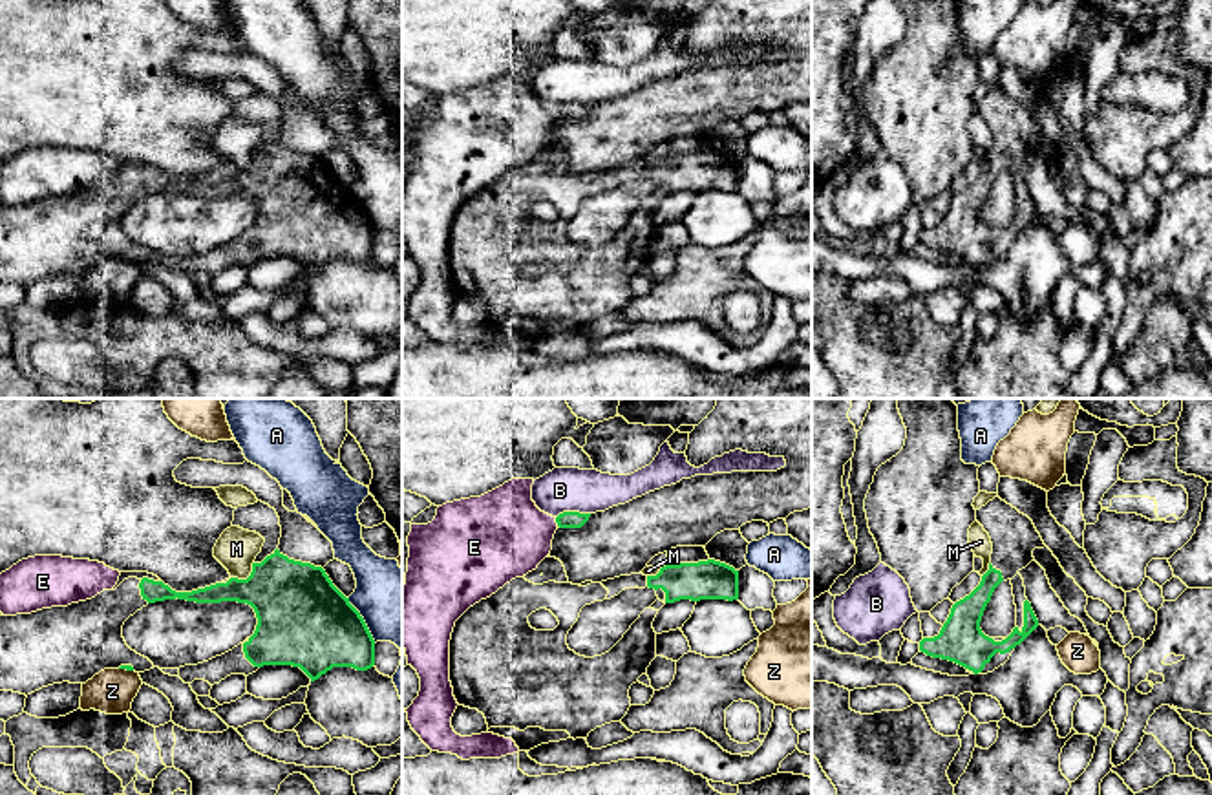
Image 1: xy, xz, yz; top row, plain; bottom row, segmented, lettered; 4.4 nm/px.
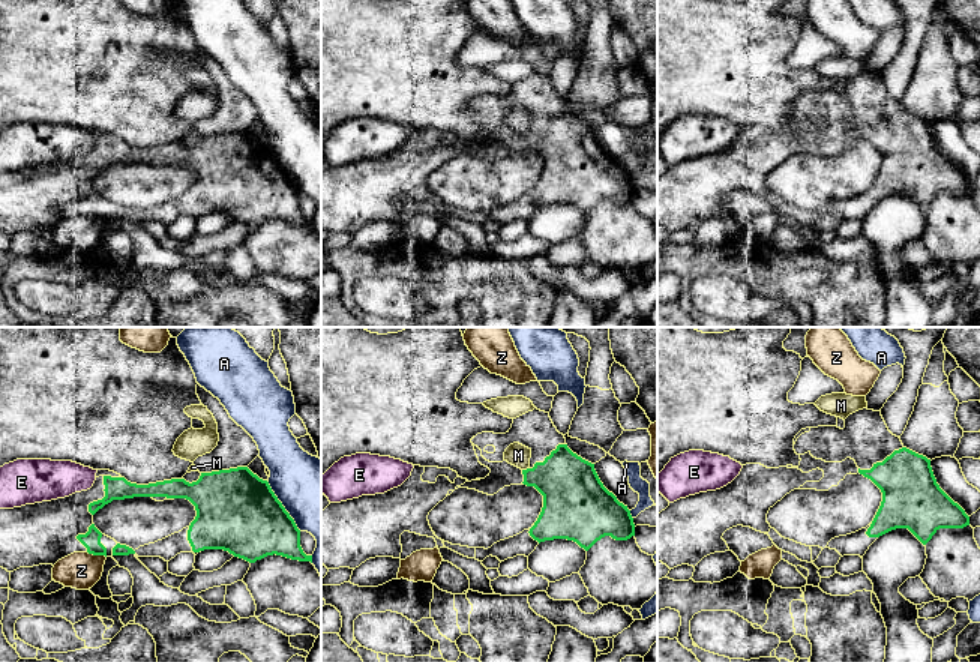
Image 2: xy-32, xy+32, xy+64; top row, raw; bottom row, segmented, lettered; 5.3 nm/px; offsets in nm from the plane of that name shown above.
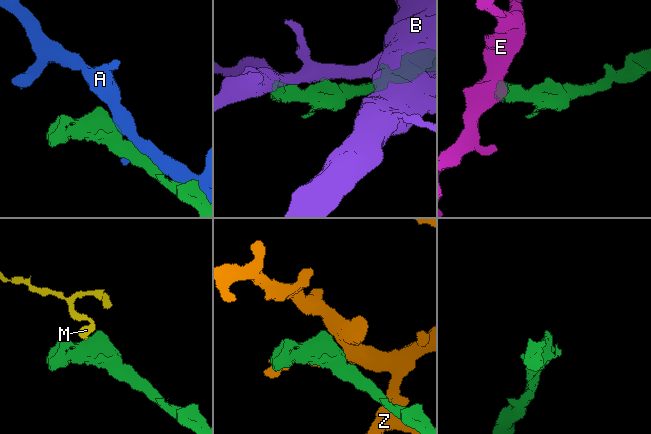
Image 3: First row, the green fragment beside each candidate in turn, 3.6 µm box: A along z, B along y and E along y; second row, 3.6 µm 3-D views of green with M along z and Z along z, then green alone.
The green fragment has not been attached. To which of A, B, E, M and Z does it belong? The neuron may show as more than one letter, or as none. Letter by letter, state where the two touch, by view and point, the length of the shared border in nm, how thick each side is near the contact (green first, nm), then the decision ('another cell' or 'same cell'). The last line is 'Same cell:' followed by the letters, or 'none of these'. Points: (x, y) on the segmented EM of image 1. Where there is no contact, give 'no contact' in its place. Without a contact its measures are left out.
A: xy (362, 620) | 240 nm | 400/340 nm | another cell
B: xz (573, 512) | 150 nm | 80/190 nm | another cell
E: xz (556, 521) | 40 nm | 80/380 nm | another cell
M: xy (247, 578) | 130 nm | 360/180 nm | another cell
Z: xy (127, 669) | 70 nm | 30/200 nm | another cell
Same cell: none of these

